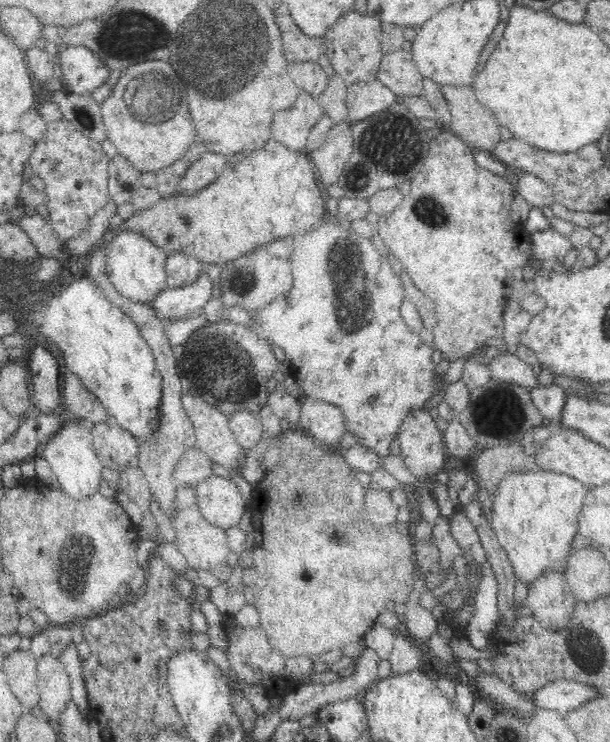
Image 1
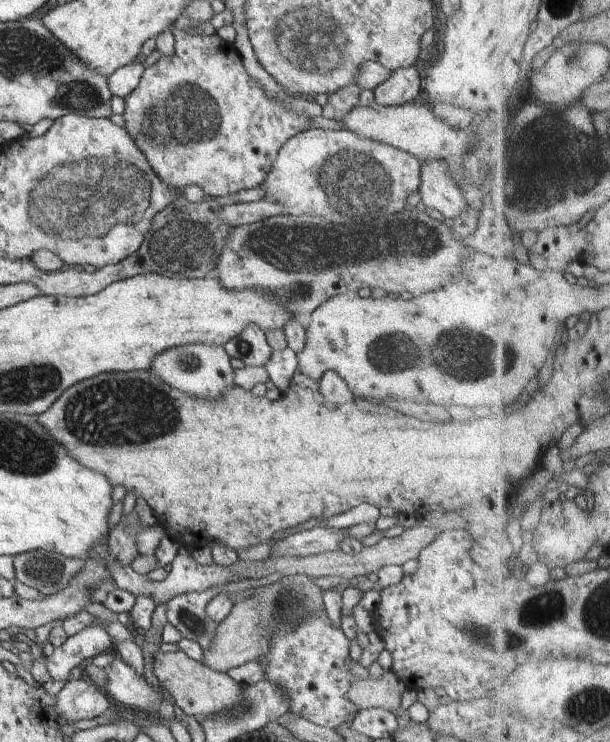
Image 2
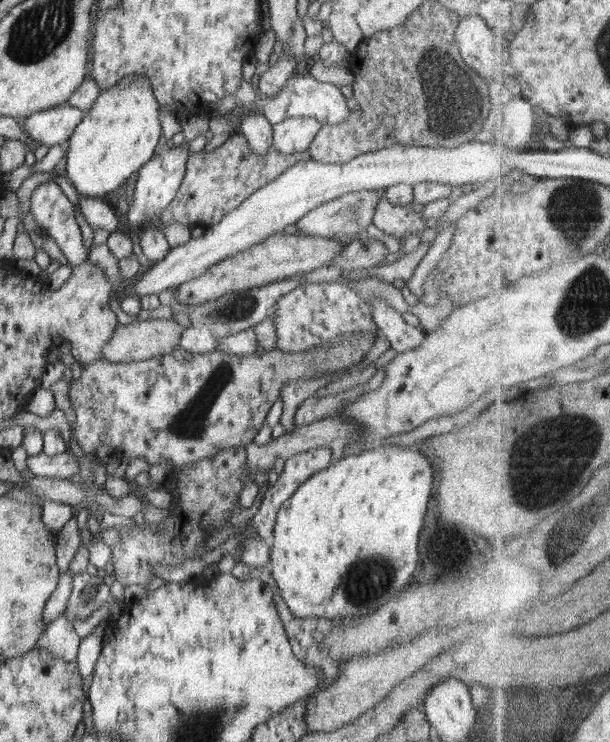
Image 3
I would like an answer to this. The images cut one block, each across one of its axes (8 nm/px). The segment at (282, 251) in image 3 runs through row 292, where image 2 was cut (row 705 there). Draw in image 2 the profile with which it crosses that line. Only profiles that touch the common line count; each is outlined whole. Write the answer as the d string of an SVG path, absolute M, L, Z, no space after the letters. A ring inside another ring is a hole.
M158 649L153 654L153 672L159 678L161 688L173 702L180 715L206 715L230 710L234 705L245 702L241 698L243 689L228 673L212 670L200 661L189 658L182 650L163 652Z

